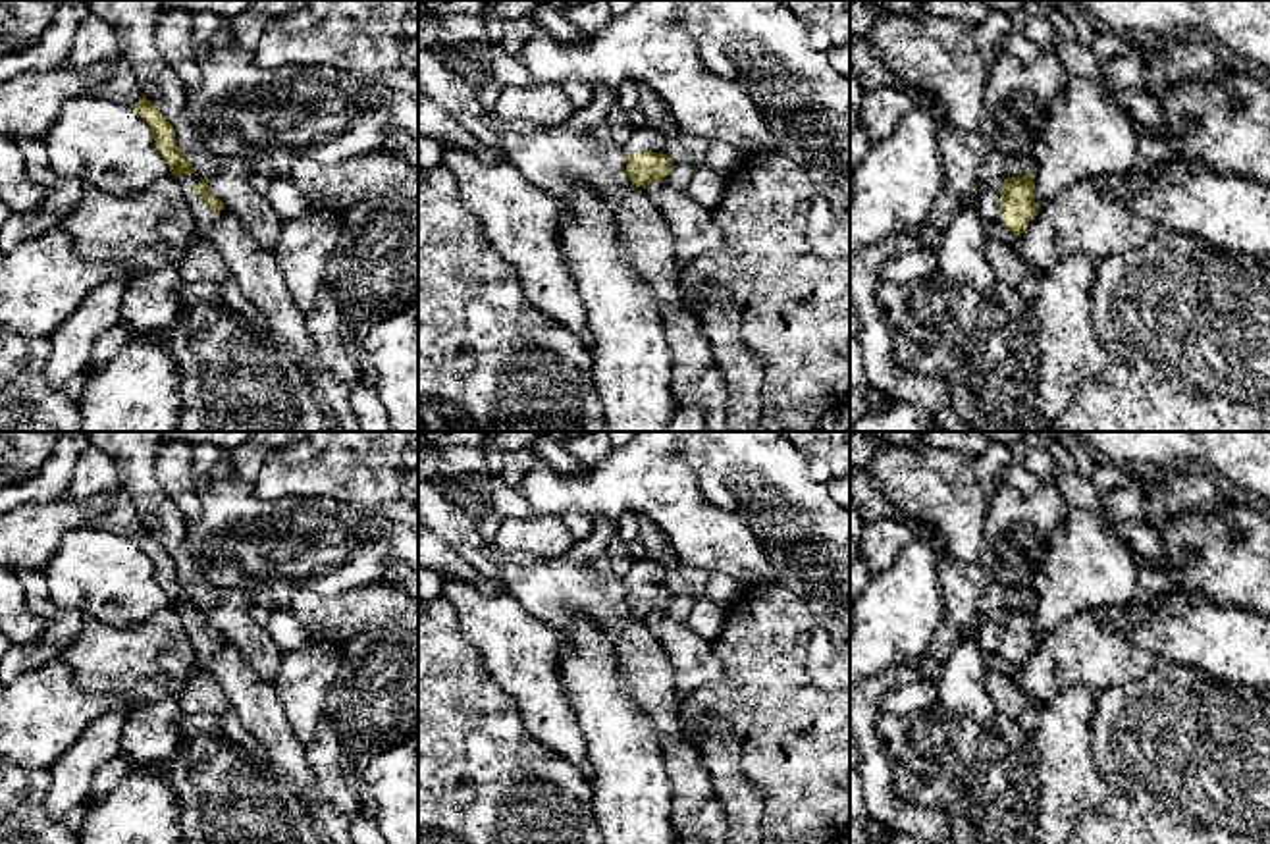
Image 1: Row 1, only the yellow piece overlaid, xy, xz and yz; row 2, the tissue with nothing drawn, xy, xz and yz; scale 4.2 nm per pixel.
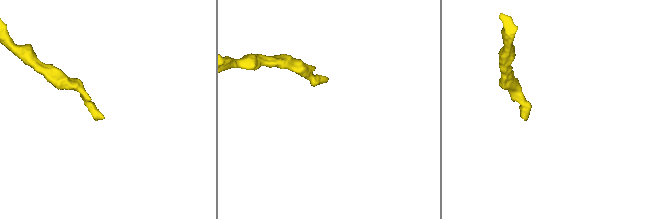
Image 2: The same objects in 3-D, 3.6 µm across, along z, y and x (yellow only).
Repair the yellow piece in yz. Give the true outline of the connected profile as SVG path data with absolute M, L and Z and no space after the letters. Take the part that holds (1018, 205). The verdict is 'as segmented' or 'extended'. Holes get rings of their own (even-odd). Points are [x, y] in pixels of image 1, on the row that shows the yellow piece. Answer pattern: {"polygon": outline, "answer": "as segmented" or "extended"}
{"polygon": "M1031 170L1023 177L1006 177L1000 193L985 189L977 206L985 235L1012 249L1014 239L1027 229L1039 212L1033 191Z", "answer": "extended"}

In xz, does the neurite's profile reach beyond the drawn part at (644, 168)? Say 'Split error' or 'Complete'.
Split error

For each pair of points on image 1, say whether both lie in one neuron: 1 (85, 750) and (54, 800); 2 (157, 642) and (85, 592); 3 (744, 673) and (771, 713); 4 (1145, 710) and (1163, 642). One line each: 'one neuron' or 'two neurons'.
1: one neuron
2: two neurons
3: one neuron
4: two neurons

